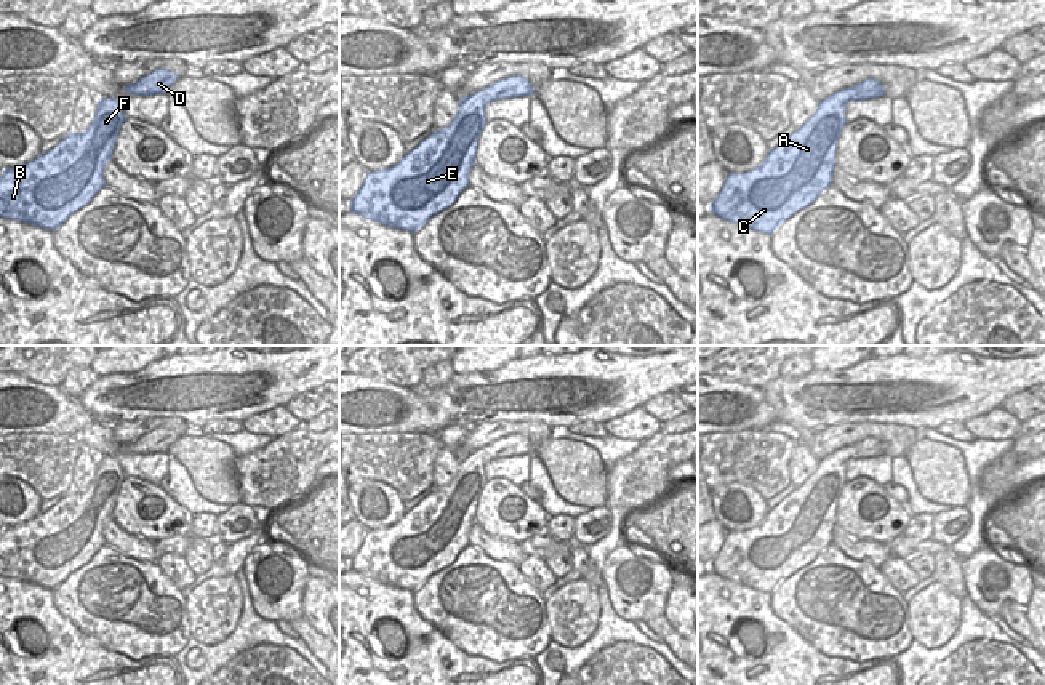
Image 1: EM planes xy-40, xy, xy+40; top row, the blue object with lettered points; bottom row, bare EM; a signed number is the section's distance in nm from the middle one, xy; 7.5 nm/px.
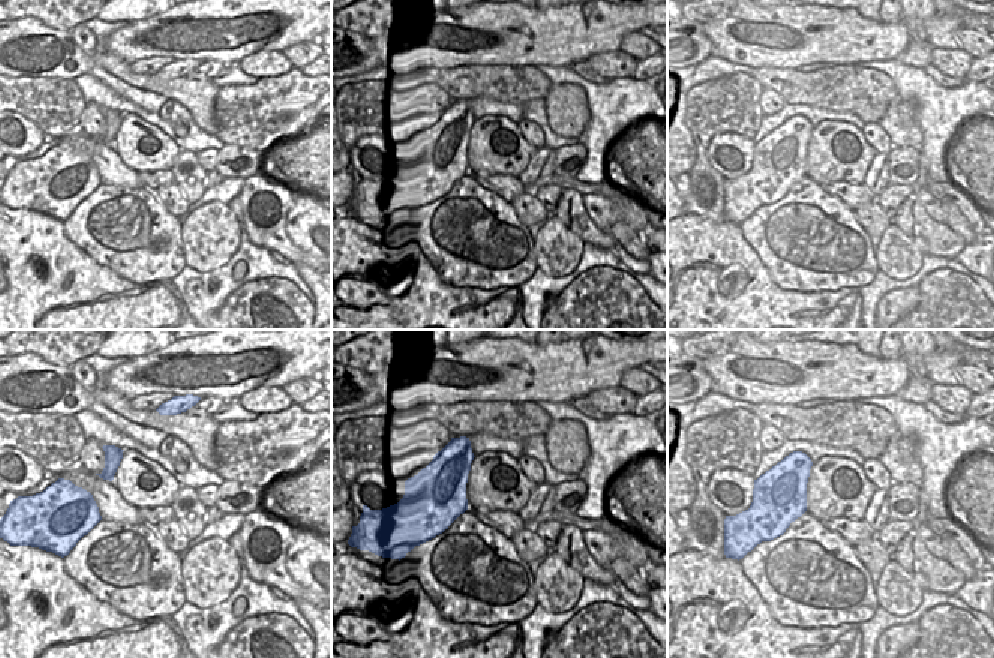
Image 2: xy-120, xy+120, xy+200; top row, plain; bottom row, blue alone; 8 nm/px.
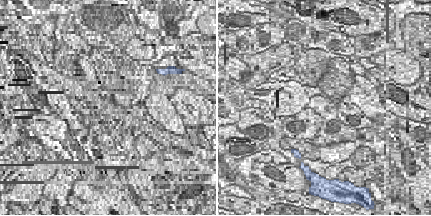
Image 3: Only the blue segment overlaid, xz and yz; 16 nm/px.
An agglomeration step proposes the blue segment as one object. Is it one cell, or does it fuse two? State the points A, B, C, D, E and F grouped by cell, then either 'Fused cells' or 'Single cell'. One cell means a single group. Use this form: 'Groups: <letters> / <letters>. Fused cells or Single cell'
Groups: A B C D E F. Single cell

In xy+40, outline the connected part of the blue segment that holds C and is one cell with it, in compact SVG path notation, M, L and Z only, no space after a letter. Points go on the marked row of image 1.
M867 78L819 101L810 120L771 149L760 166L728 173L709 211L728 222L771 235L831 186L837 141L847 125L847 104L880 96L885 96L885 86Z

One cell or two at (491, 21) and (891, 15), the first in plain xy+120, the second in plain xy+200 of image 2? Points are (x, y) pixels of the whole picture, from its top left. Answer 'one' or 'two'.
two

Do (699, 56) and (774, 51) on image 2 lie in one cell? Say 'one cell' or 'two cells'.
two cells

